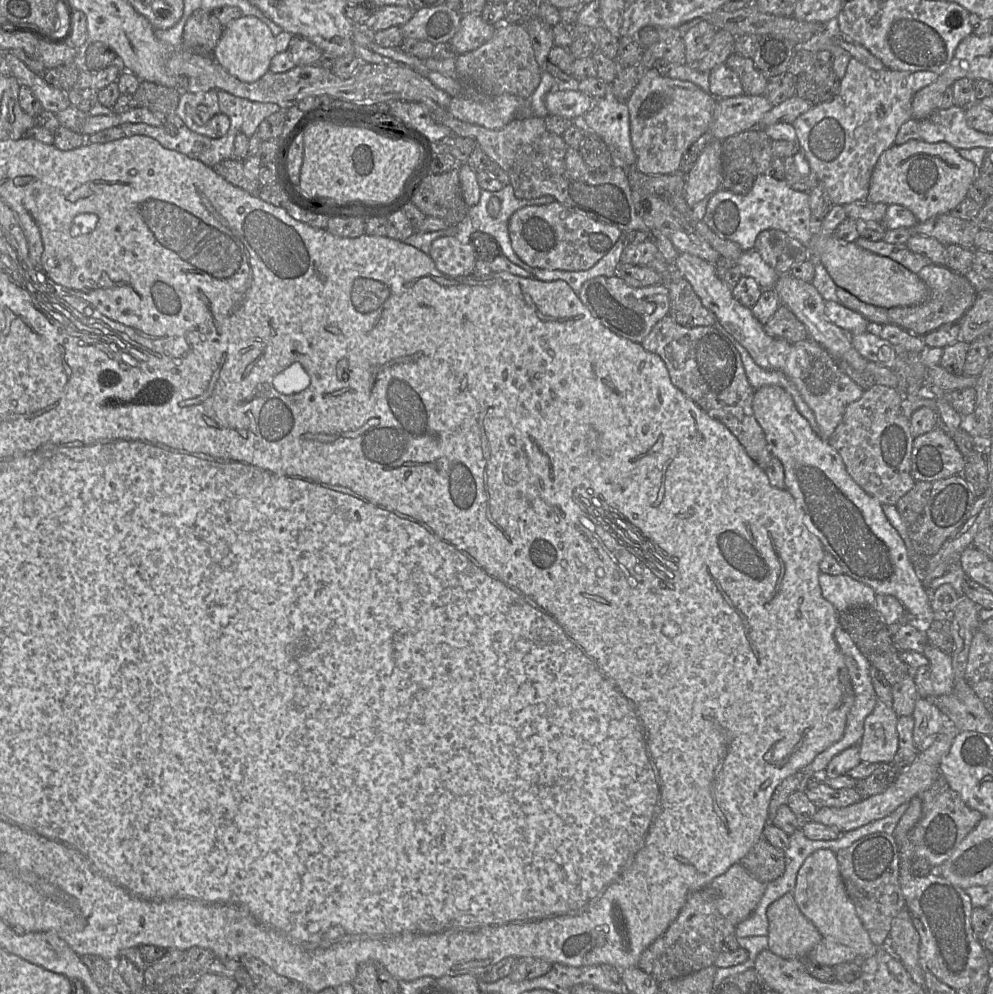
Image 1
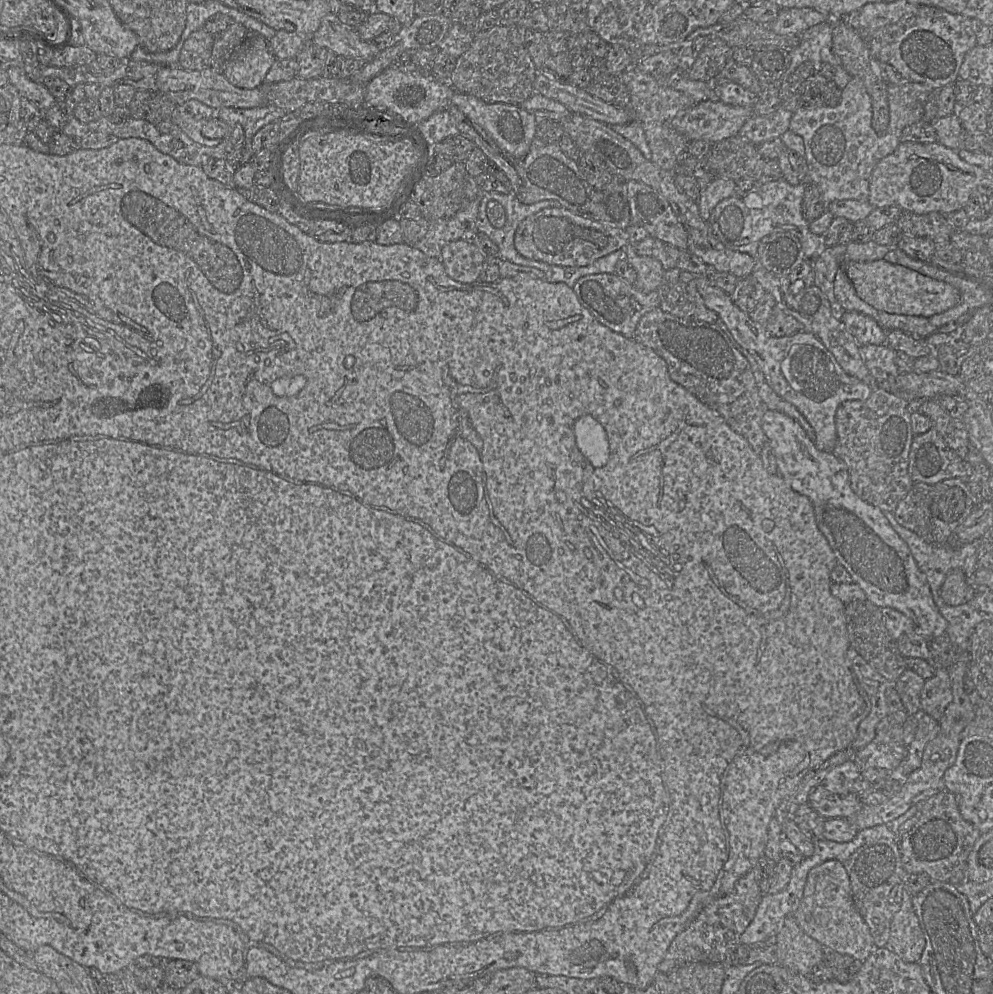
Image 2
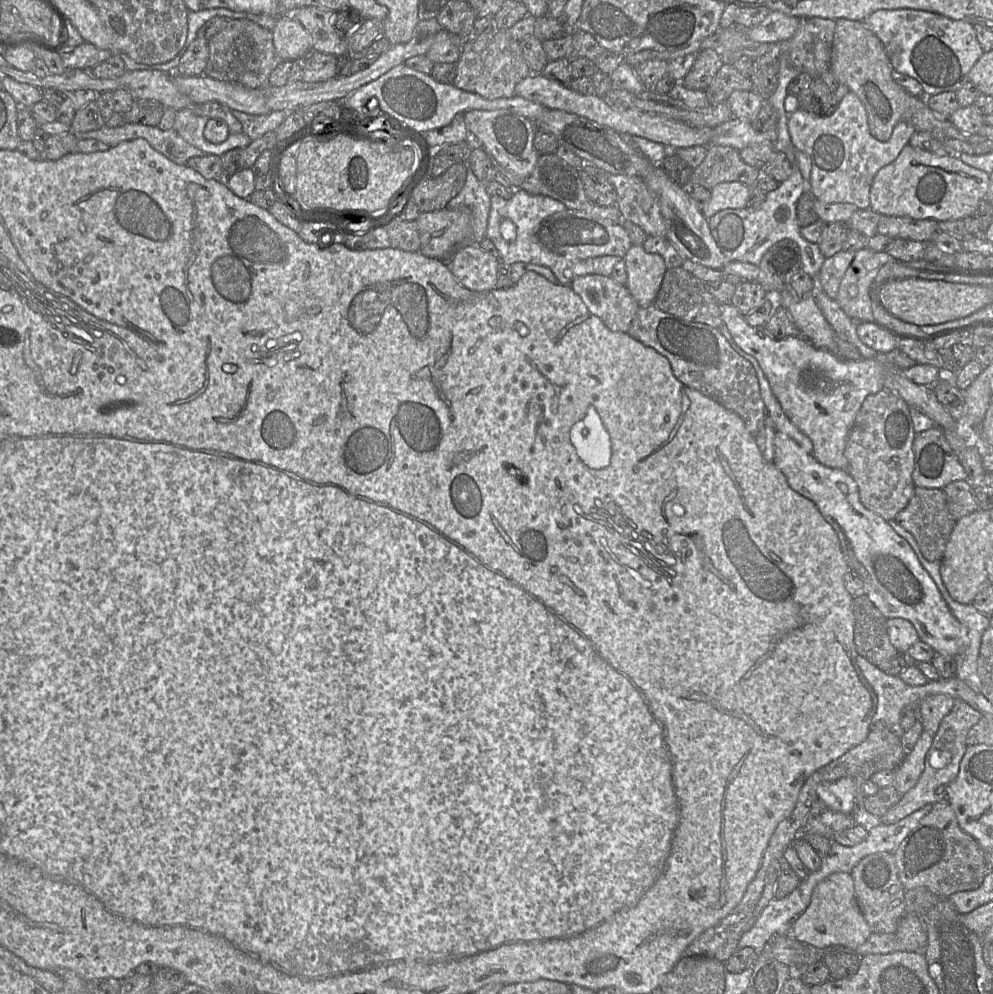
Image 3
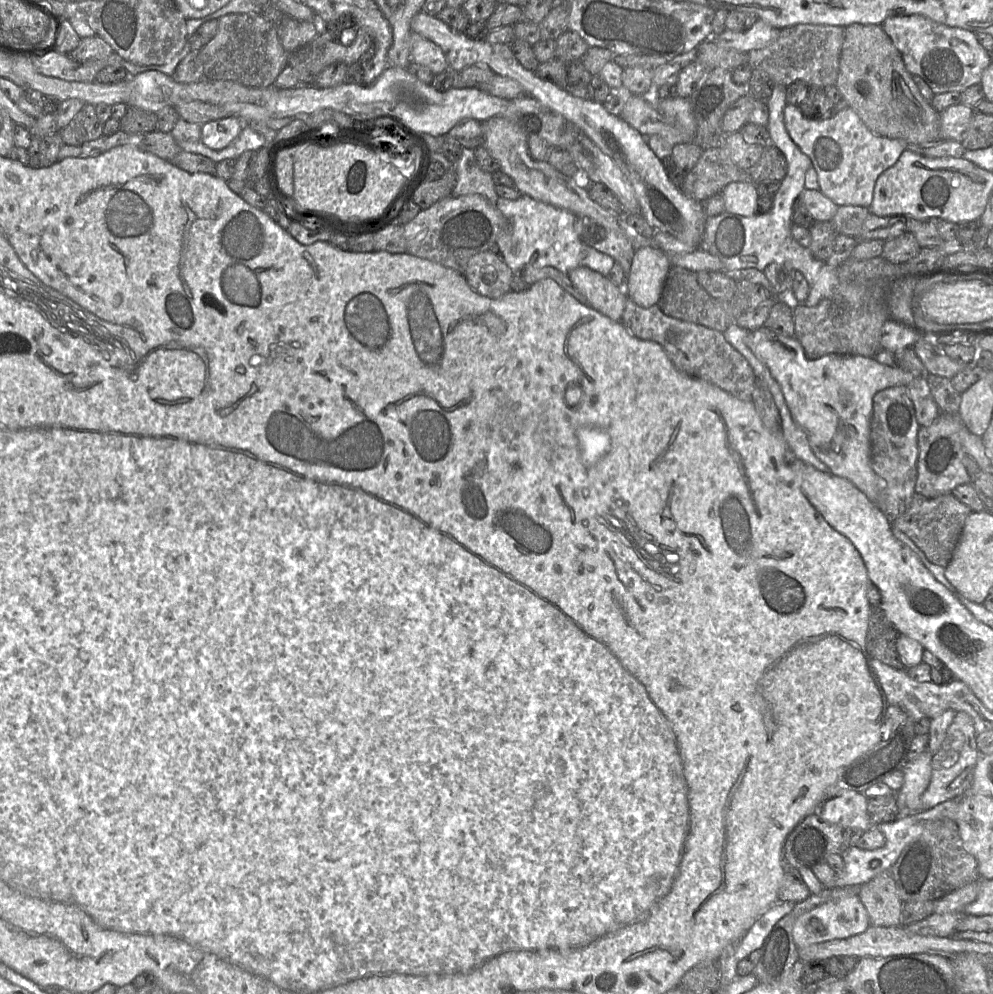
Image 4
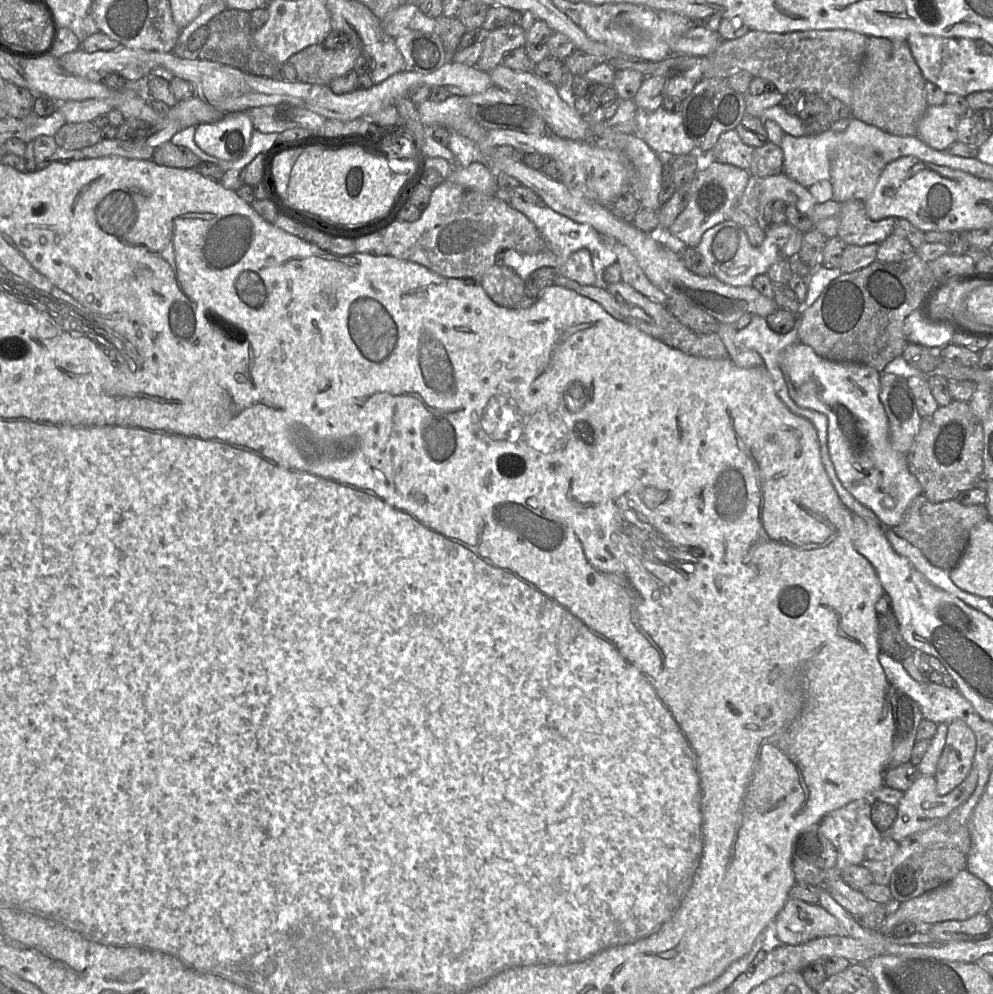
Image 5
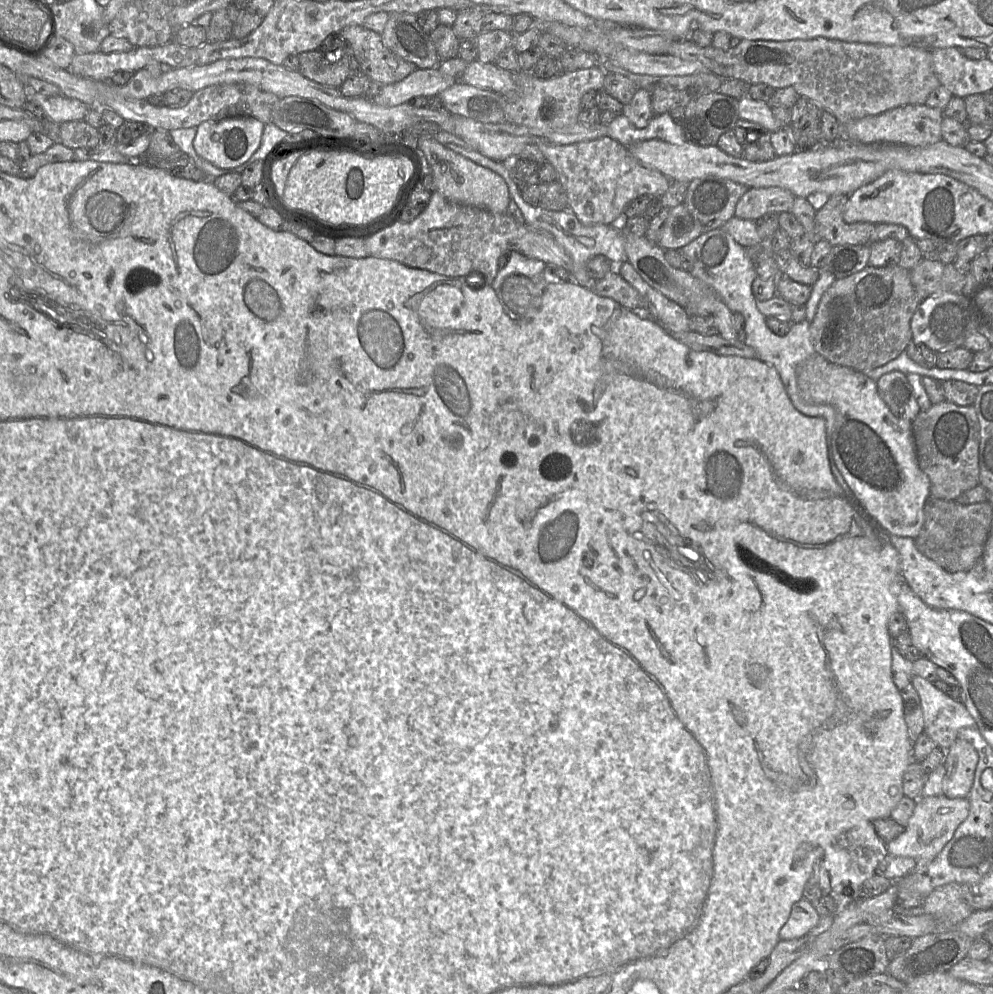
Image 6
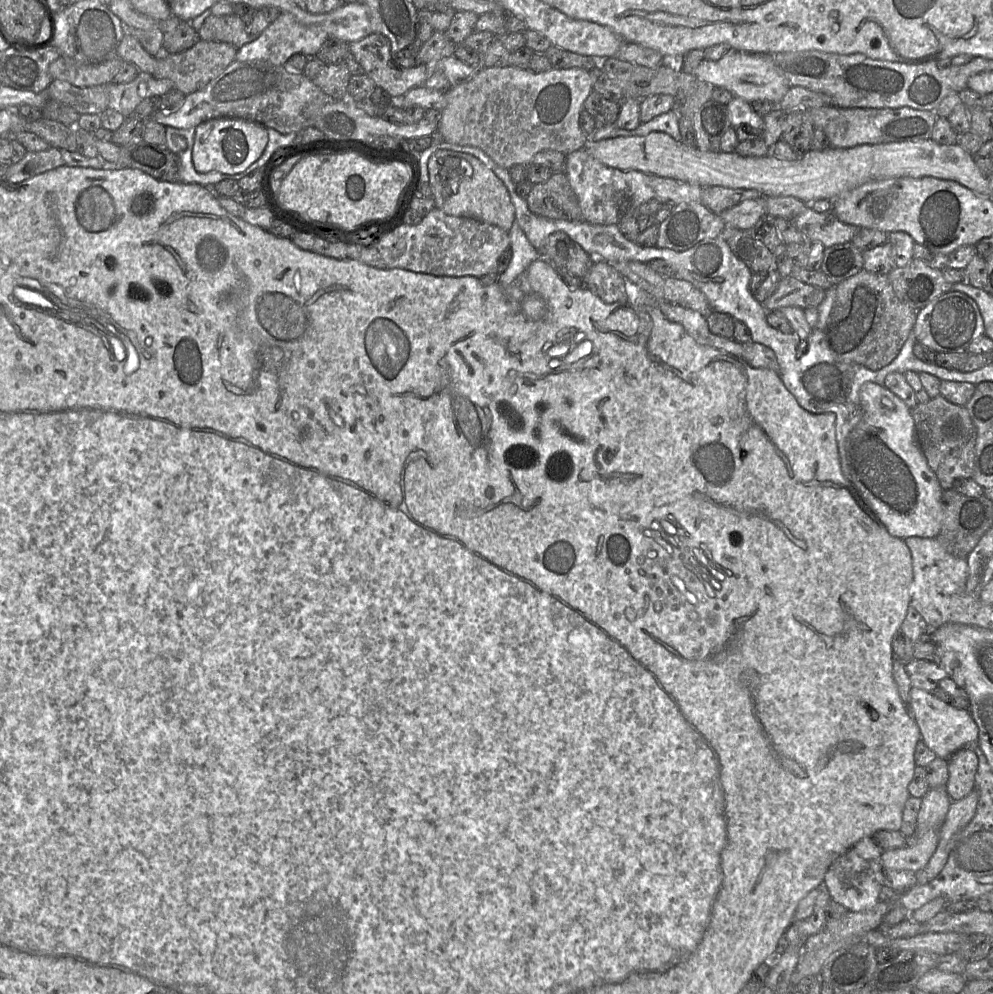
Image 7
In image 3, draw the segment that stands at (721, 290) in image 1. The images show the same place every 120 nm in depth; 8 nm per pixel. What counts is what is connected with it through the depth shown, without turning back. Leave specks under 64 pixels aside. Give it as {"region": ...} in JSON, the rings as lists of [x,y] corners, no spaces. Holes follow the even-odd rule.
{"region":[[[722,303],[720,309],[723,323],[735,343],[756,358],[769,381],[773,394],[788,418],[811,440],[812,455],[815,459],[827,467],[848,471],[848,460],[845,456],[848,437],[865,398],[884,389],[885,364],[883,361],[864,358],[860,361],[842,360],[824,349],[815,347],[802,336],[774,339],[765,325],[749,325],[745,316],[732,304]]]}

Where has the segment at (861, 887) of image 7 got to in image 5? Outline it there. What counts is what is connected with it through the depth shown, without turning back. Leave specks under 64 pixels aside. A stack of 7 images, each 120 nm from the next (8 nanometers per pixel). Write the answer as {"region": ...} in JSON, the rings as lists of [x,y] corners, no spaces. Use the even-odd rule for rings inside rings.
{"region":[[[871,799],[852,801],[828,813],[818,824],[822,833],[832,842],[837,850],[837,867],[840,870],[851,865],[861,865],[866,859],[866,849],[878,842],[884,835],[871,820],[871,805]]]}

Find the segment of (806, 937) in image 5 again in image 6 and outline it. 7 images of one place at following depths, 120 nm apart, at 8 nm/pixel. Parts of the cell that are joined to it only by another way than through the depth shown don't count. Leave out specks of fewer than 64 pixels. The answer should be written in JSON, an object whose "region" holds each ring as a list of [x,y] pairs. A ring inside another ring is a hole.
{"region":[[[807,899],[797,901],[789,919],[780,930],[781,940],[794,940],[804,937],[820,921],[820,914]]]}

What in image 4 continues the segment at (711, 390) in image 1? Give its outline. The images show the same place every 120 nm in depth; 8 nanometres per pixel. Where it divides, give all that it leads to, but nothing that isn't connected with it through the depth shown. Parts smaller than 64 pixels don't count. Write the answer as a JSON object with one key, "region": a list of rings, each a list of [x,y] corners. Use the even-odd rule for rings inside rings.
{"region":[[[629,297],[620,322],[631,335],[661,345],[668,358],[681,372],[712,384],[739,400],[752,401],[757,382],[755,373],[748,361],[720,331],[666,315],[657,304],[641,307]]]}

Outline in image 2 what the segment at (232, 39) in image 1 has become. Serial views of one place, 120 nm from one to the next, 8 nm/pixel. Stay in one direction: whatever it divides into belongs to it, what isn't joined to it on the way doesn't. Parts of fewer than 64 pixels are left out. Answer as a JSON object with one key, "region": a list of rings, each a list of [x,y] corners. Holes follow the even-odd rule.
{"region":[[[249,33],[229,57],[223,74],[236,87],[259,88],[275,60],[269,41],[259,33]]]}

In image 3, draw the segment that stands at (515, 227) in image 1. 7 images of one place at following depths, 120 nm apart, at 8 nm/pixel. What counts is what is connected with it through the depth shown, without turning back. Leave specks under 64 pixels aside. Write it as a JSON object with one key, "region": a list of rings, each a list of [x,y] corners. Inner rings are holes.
{"region":[[[570,209],[544,219],[538,231],[538,239],[547,250],[571,260],[585,260],[600,256],[617,256],[624,259],[633,245],[629,235],[620,224]]]}

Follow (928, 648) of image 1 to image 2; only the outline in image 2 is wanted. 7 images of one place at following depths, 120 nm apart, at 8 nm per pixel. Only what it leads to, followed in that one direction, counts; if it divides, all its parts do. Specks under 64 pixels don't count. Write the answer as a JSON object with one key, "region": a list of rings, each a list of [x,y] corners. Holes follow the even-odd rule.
{"region":[[[936,667],[935,675],[925,680],[921,691],[921,711],[939,722],[952,699],[949,669]]]}

